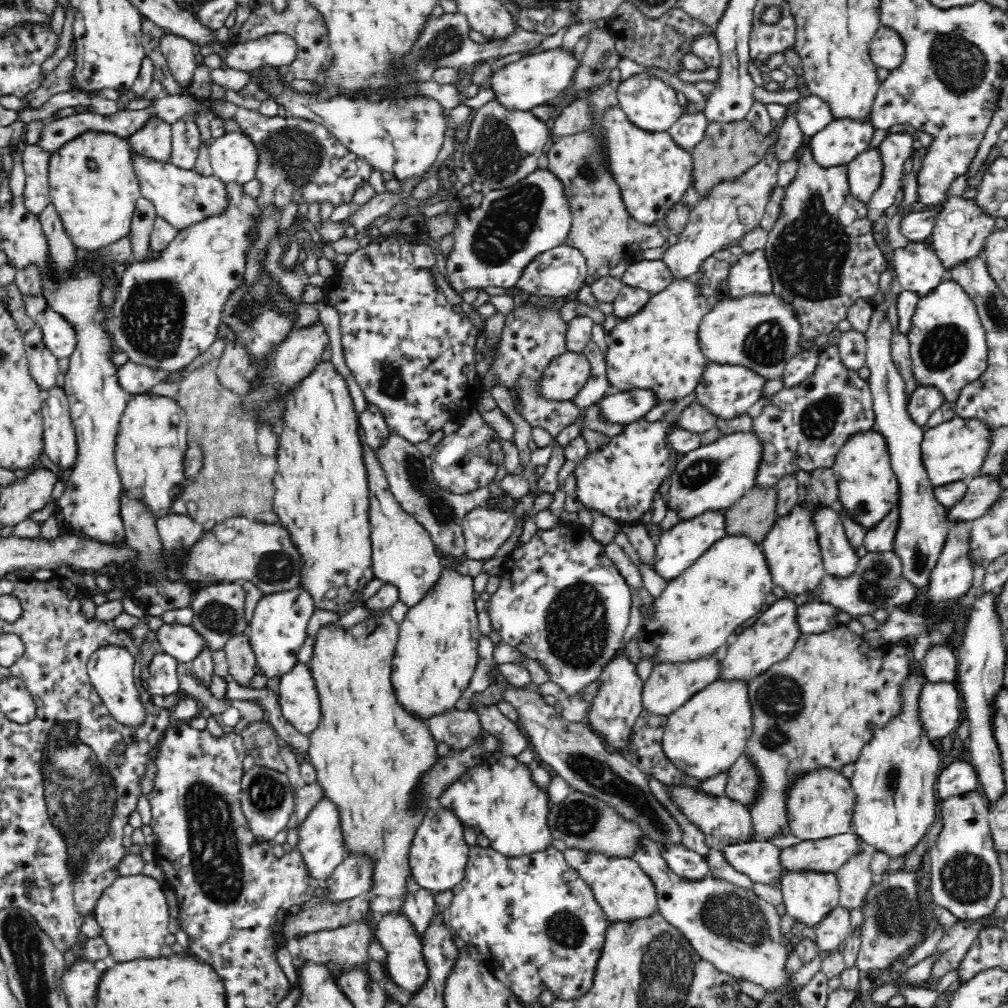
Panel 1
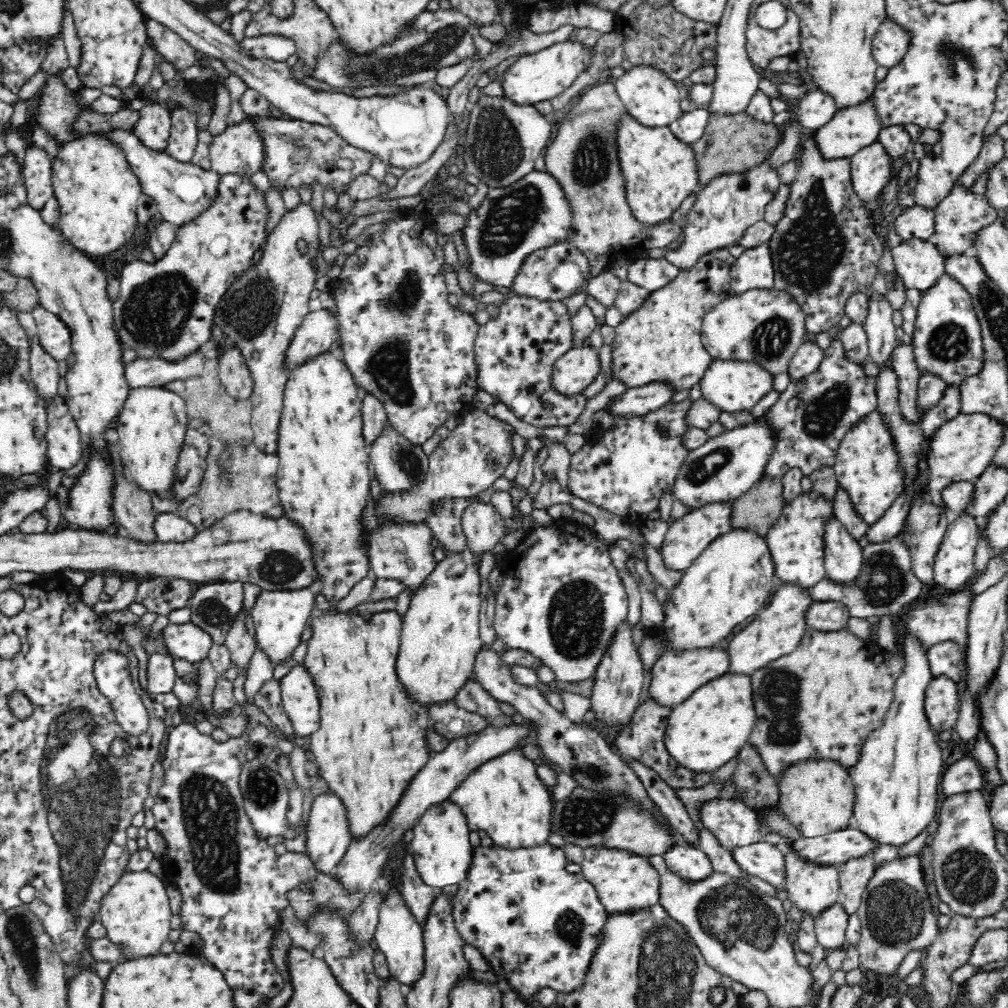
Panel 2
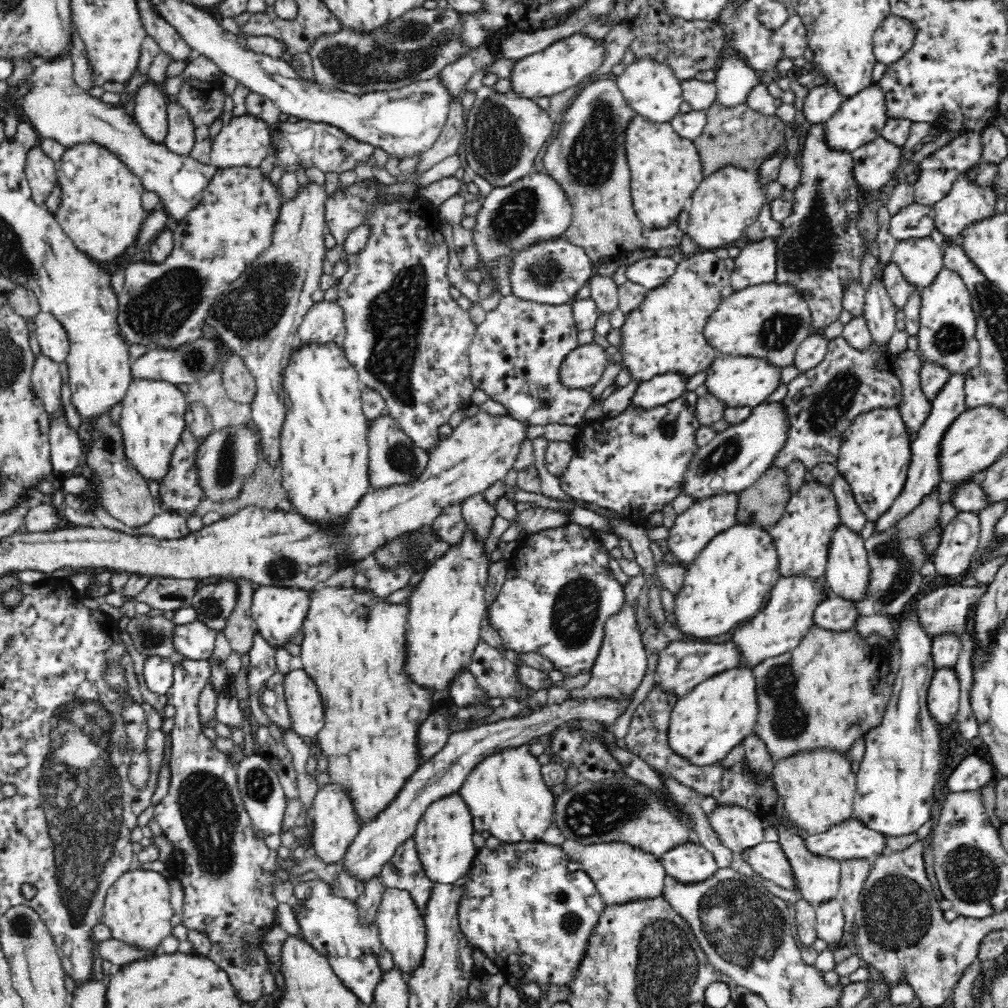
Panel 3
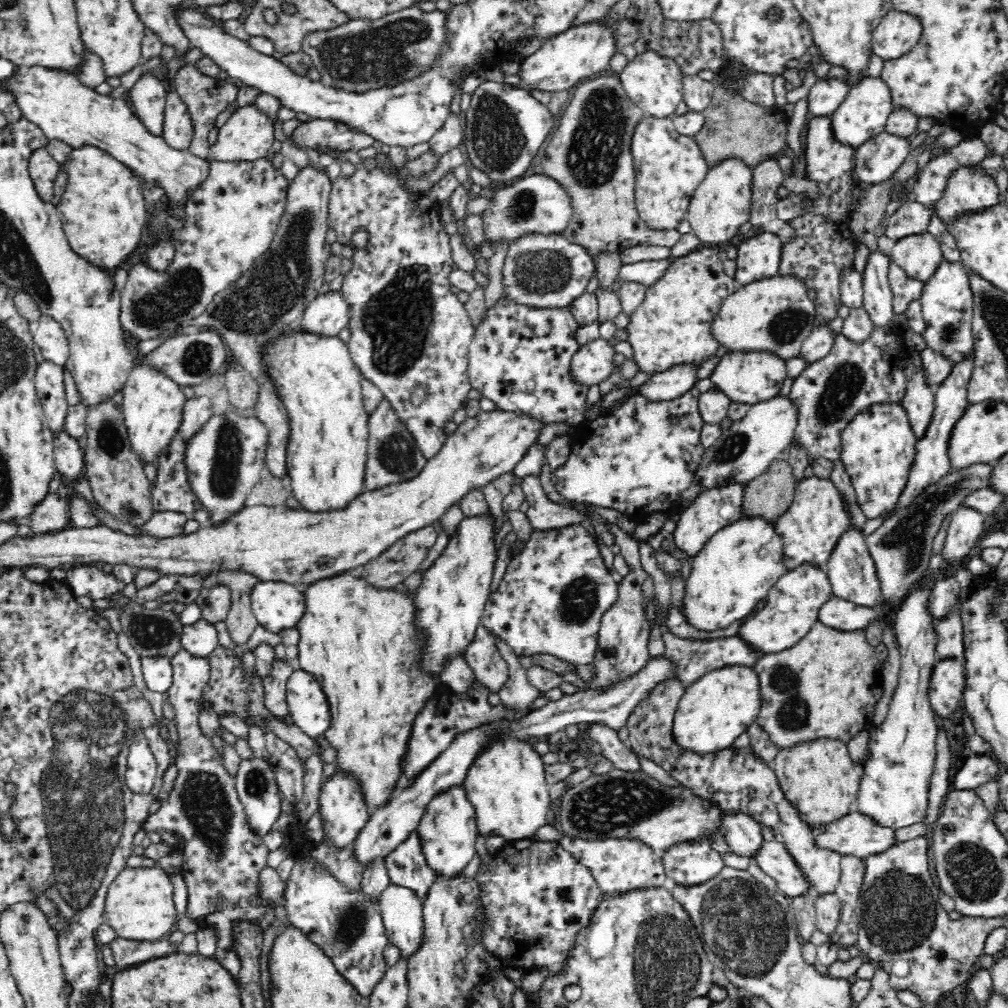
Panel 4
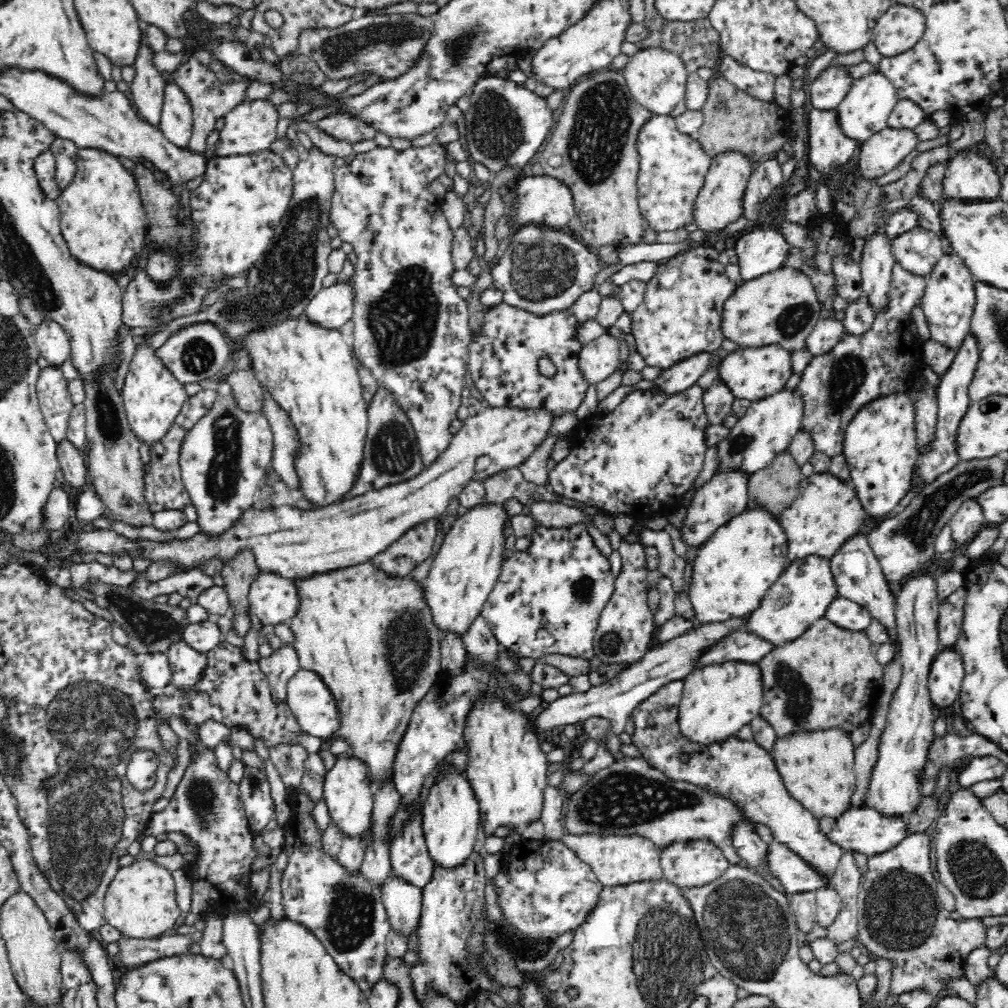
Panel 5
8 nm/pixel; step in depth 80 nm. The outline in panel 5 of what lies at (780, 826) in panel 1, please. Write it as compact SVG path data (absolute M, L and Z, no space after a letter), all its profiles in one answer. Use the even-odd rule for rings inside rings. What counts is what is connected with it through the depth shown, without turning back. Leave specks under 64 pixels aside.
M828 618L813 622L798 638L776 645L768 656L759 660L765 690L759 714L770 721L776 736L781 737L797 730L829 729L842 727L854 731L861 723L870 721L883 692L884 666L877 661L877 645L865 631L853 631L835 625Z

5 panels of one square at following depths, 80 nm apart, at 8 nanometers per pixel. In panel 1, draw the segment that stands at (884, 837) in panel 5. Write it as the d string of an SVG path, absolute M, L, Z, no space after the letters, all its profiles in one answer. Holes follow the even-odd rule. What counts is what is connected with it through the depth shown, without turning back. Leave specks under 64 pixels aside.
M853 831L816 840L801 840L781 851L782 872L786 869L836 872L849 858L867 849L862 837Z

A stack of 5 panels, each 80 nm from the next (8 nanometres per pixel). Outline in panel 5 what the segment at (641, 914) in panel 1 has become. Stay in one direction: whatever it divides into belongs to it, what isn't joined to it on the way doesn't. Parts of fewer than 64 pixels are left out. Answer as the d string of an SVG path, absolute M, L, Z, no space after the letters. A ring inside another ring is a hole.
M566 832L561 840L582 861L592 867L604 887L626 885L629 882L661 879L663 877L663 870L661 869L663 848L644 837L644 833L604 835L600 833L570 834Z

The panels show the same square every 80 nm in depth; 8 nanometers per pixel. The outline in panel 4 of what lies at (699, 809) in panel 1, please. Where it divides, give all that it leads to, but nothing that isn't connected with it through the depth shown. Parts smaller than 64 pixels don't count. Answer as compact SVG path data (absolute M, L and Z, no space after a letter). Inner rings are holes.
M727 813L722 822L722 836L729 849L738 856L753 858L764 844L763 826L746 814Z

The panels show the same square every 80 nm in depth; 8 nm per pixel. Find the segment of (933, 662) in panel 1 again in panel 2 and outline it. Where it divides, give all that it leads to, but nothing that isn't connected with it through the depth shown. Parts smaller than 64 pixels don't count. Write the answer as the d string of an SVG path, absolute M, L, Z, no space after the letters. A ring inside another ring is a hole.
M954 639L934 643L929 646L927 655L932 675L944 674L956 682L960 680L962 652L960 645Z

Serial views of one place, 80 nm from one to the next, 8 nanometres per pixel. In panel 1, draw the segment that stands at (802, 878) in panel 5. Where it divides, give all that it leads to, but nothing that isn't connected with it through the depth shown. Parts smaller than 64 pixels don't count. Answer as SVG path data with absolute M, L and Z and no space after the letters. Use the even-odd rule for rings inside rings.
M769 840L724 846L722 851L728 863L750 877L752 882L780 886L783 875L781 852Z

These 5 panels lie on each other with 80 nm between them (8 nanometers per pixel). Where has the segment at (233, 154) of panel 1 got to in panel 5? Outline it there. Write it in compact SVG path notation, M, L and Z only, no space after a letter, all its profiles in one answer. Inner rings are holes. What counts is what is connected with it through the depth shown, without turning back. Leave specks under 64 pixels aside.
M266 97L263 99L244 101L235 106L226 116L224 128L220 131L219 142L216 148L208 153L212 155L229 155L229 154L248 154L262 149L268 149L270 144L276 141L276 126L280 119L278 114L278 105L268 102Z

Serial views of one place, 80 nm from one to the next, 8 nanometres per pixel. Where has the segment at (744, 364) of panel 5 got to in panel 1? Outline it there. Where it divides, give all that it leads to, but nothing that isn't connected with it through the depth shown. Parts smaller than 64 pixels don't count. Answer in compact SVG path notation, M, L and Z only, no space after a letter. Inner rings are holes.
M709 362L702 374L701 381L694 390L695 400L698 403L704 403L704 406L714 412L717 417L734 418L746 413L746 410L762 397L766 381L762 374L758 374L758 371L752 370L750 367L733 363Z

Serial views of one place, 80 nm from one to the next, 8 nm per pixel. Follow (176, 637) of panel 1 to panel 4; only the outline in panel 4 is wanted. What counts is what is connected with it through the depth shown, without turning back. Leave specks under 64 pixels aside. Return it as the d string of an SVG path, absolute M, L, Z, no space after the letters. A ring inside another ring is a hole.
M206 620L184 625L180 636L181 647L194 655L207 657L218 646L218 630L214 626Z

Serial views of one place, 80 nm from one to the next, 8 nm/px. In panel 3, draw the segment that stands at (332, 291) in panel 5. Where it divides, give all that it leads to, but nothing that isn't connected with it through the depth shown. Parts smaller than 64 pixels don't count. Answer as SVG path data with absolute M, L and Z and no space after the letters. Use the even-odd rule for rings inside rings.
M337 300L315 302L299 326L300 345L310 341L330 343L344 328L344 309Z

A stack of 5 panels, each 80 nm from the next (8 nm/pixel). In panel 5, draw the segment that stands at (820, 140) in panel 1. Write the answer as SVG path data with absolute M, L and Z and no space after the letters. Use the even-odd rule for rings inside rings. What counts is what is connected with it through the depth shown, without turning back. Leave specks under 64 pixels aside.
M881 71L858 77L836 108L842 129L849 138L857 142L862 143L868 140L870 136L876 135L880 130L888 127L890 113L898 99L894 83Z

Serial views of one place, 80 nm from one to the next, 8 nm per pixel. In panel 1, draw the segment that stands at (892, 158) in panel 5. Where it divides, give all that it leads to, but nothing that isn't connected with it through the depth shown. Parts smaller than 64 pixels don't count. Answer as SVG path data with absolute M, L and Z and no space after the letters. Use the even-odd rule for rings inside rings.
M879 147L858 153L848 164L850 192L862 202L870 202L882 182L884 161Z

